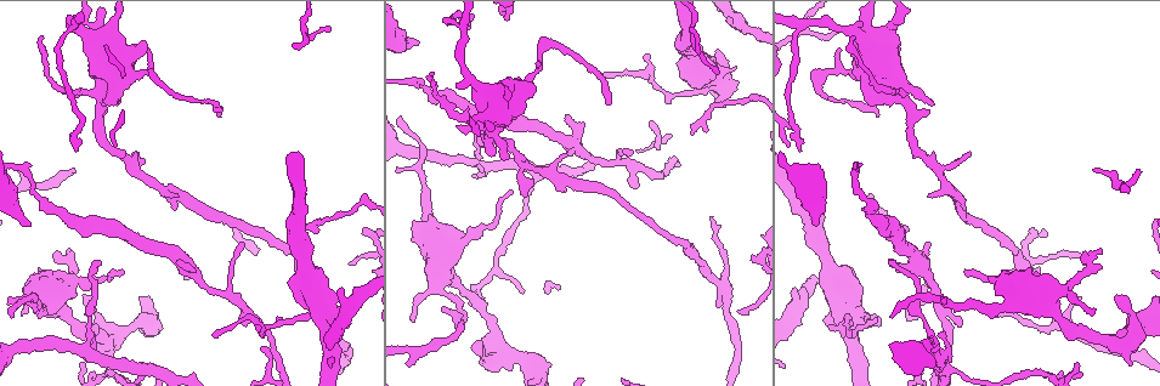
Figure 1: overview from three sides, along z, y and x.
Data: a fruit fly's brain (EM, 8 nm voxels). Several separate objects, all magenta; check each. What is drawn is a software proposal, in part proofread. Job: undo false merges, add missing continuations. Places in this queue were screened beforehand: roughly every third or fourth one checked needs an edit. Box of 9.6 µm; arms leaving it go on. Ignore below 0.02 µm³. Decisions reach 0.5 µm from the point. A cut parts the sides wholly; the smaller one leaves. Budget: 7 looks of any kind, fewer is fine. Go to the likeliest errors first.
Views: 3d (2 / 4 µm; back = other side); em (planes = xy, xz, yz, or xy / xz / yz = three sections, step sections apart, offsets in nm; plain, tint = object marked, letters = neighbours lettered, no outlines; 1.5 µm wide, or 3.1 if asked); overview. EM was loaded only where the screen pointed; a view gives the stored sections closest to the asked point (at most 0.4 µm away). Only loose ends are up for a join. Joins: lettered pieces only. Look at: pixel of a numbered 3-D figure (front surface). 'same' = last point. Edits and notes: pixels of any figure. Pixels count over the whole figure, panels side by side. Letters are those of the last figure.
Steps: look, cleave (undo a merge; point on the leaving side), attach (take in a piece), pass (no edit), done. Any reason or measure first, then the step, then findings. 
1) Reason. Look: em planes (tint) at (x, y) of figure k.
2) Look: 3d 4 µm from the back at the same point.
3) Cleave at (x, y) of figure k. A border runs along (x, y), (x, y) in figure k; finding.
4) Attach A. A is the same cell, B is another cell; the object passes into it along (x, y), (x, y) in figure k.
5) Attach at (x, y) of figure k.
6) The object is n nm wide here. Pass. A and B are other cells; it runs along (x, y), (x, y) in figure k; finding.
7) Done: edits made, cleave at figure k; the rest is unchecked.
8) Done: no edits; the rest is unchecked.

Look: em planes (plain) at (813, 225) of figure 1.

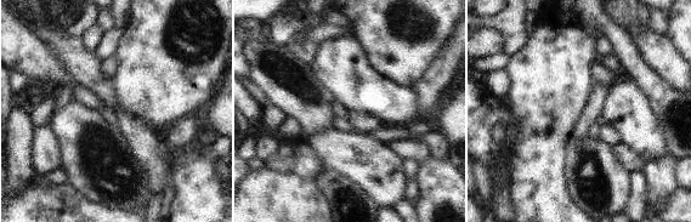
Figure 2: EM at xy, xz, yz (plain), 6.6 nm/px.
Look: em planes (tint) at the same point.

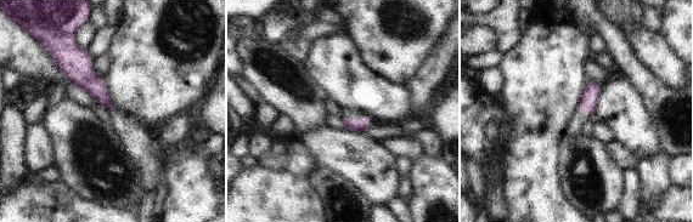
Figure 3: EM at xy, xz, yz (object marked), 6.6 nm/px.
See the neighbours. Look: em planes (letters) at the same point.

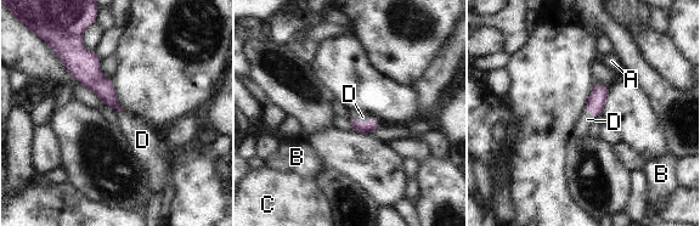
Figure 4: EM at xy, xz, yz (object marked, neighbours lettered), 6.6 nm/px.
Attach D. D is the same cell, A, B and C are other cells; it goes on there.

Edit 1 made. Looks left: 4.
Branch stops here. Look: 3d 2 µm at (801, 150) of figure 1.

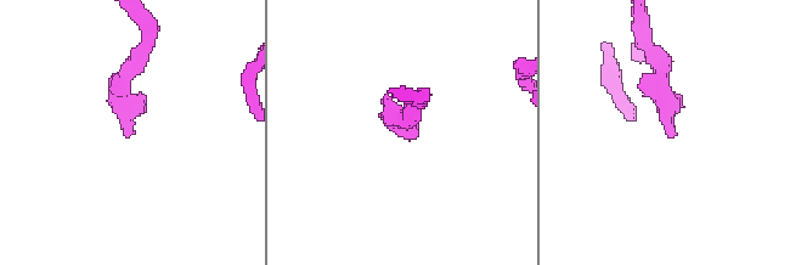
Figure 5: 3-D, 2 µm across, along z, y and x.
Look: em planes (letters) at (675, 131) of figure 5.

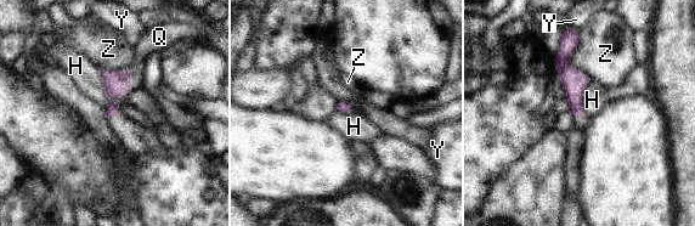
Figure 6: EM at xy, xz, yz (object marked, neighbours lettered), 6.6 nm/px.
Attach Q. Q is the same cell, H, Y and Z are other cells; the object passes into it along (116, 83), (130, 79), (146, 45) in figure 6; it goes on there.

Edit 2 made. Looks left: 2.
Thick turns thin. Look: 3d 4 µm at (137, 73) of figure 1.

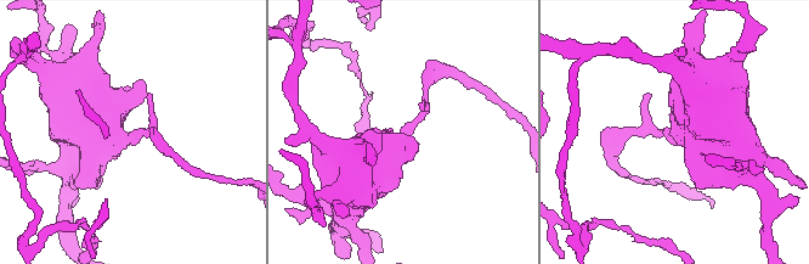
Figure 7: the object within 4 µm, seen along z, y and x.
Need the tissue. Look: em planes (letters) at (131, 135) of figure 7.

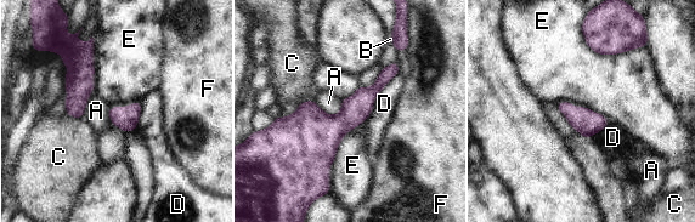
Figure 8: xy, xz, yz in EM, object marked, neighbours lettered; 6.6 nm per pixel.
Pass. A, B, C, D, E and F are other cells; a border runs along (581, 29), (600, 53), (636, 46) in figure 8; continuous, no second cell.

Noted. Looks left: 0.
Done: edits made, attach at figure 4, attach at figure 6; the rest is unchecked.

